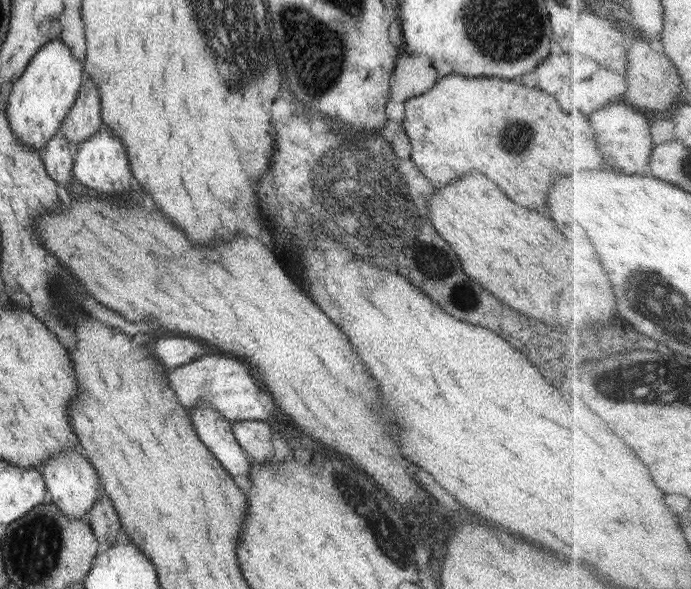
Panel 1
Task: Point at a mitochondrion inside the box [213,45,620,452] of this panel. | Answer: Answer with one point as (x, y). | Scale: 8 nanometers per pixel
(363, 190)

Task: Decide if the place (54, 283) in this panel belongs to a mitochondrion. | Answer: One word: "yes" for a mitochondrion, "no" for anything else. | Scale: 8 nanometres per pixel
yes

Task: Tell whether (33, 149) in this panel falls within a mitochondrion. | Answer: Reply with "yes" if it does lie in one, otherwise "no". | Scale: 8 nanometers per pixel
no

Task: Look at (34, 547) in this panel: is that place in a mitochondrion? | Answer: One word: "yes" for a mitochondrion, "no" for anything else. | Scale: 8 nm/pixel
yes

